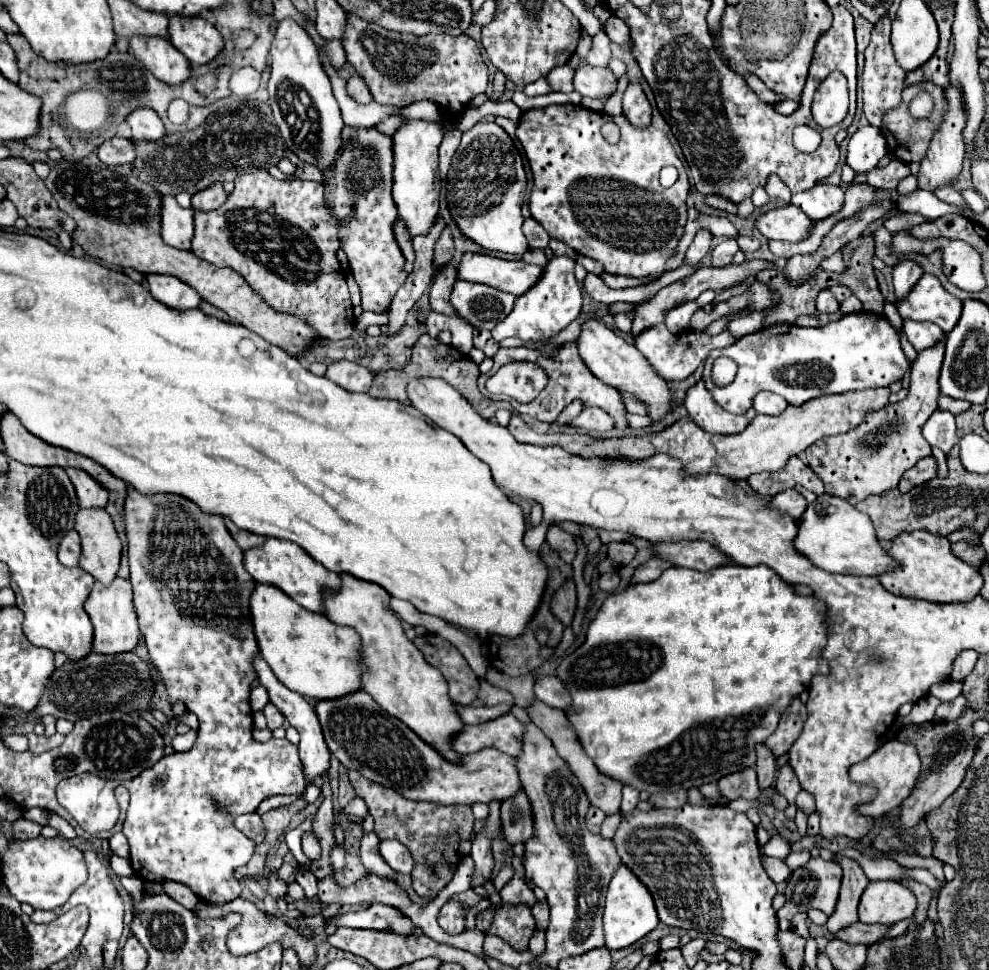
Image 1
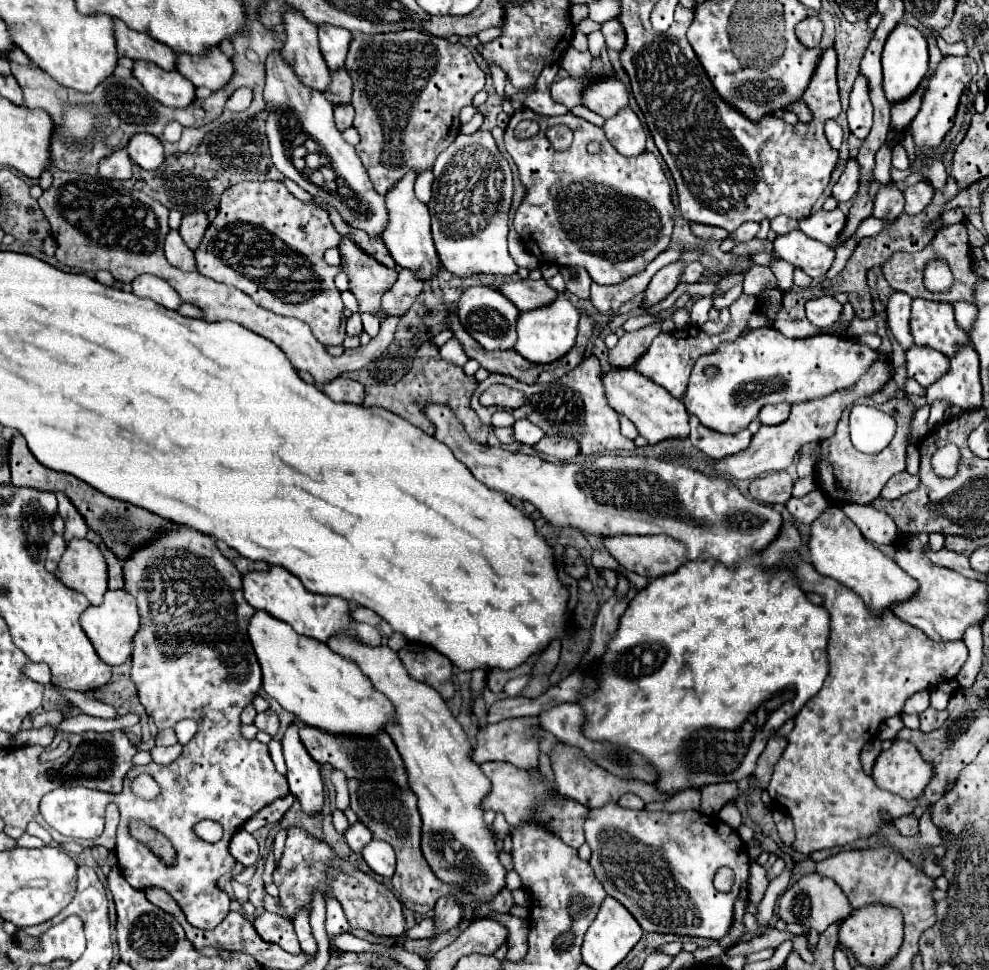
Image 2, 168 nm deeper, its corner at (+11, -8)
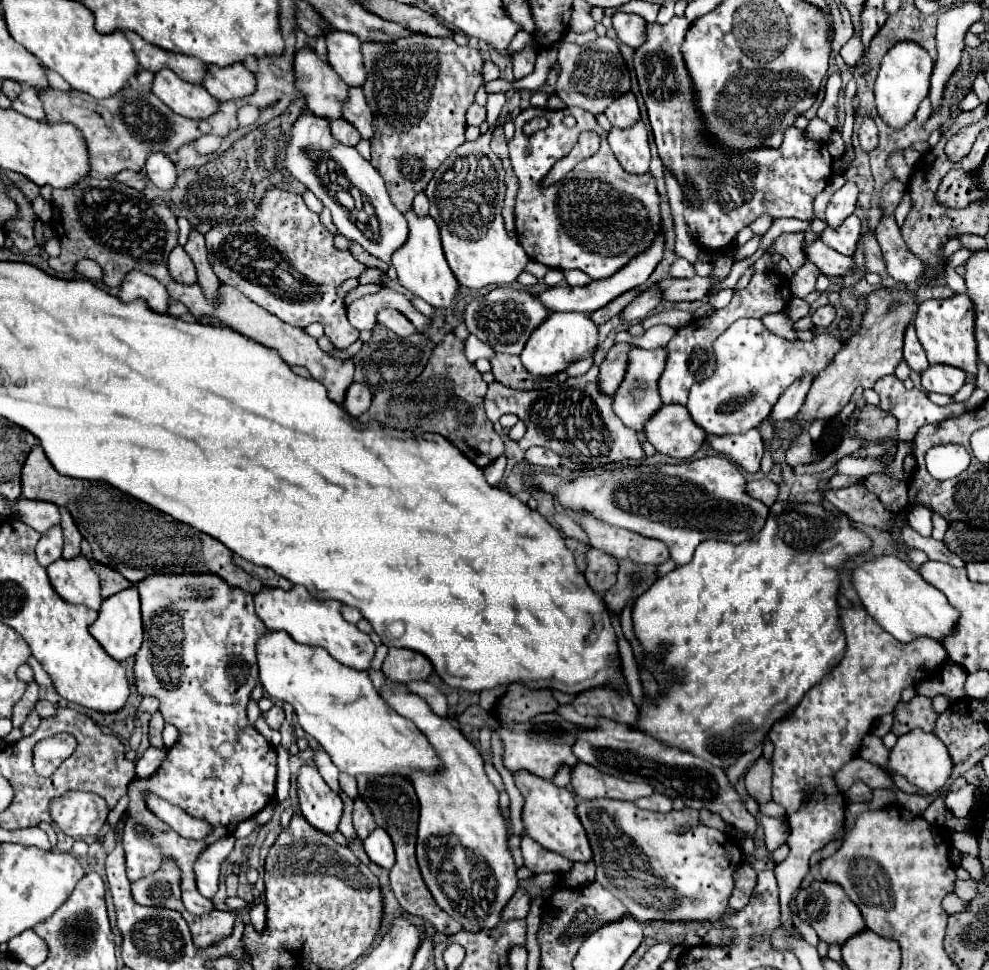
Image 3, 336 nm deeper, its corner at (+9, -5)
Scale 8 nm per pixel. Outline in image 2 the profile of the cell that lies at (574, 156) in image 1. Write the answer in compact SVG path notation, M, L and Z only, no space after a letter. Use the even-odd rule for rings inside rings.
M518 108L514 112L504 132L504 144L518 166L522 184L526 186L526 196L514 214L514 228L520 234L526 252L532 250L540 262L580 266L598 284L622 284L630 276L642 272L662 250L668 248L674 218L672 188L658 158L652 152L646 150L644 154L638 154L638 158L624 158L622 154L616 154L616 148L610 146L608 138L604 138L604 130L600 126L576 118L570 112L564 116L540 116L530 108ZM526 118L536 120L540 124L540 132L528 140L518 140L514 136L514 128ZM556 124L566 124L574 132L574 142L566 152L554 150L546 138L546 130ZM590 140L602 142L600 154L588 154L586 146Z

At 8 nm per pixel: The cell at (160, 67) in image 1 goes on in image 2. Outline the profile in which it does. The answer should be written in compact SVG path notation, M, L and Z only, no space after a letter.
M134 62L132 74L164 106L184 108L194 100L194 84L178 70L160 70L150 62Z

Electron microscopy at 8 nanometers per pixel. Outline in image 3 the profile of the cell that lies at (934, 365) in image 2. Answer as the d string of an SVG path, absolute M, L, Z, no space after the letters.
M930 365L922 373L922 387L928 393L942 393L942 395L956 395L960 387L966 383L964 371L946 365Z

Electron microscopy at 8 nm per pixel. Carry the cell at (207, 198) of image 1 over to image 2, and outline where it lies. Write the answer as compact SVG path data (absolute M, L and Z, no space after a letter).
M200 210L200 212L184 214L178 232L184 238L184 242L194 250L198 246L198 242L202 240L206 228L208 228L208 214L204 210Z

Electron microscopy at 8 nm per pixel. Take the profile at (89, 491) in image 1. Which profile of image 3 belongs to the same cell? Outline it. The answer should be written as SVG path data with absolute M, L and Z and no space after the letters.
M62 507L60 509L60 527L64 531L64 553L62 557L64 559L74 559L80 555L80 541L82 541L82 535L80 531L76 529L70 513Z

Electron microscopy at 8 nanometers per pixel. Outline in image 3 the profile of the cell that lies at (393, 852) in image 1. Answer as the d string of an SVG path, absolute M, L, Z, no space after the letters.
M376 827L368 839L364 841L364 849L368 853L368 857L384 867L384 869L390 869L394 865L394 845L392 845L392 839L386 831L382 831L382 827Z

